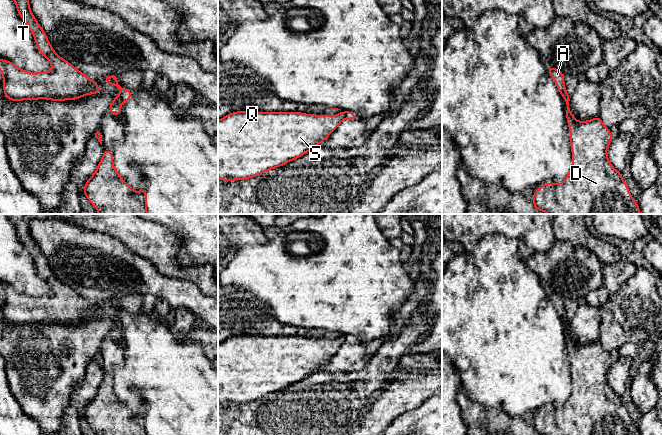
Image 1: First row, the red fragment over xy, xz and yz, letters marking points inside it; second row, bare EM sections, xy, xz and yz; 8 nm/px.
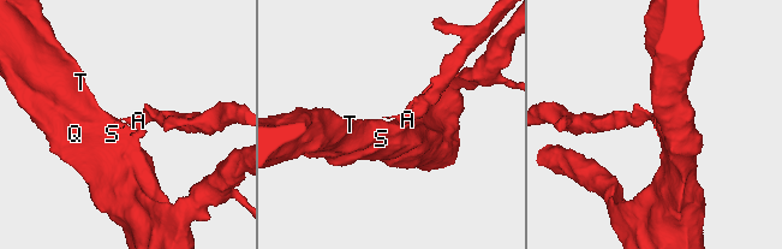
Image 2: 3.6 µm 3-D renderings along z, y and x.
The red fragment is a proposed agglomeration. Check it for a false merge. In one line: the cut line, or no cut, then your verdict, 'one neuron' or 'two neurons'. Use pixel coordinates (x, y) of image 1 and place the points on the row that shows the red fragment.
cut in xy along (119, 95), (122, 102); two neurons

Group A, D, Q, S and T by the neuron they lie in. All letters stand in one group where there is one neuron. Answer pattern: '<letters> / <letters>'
A / D Q S T

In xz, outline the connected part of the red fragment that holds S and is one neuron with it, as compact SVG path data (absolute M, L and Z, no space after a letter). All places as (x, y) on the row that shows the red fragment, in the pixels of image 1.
M232 112L218 120L218 178L225 182L244 180L283 166L317 148L344 119L344 112L335 116L300 112Z

